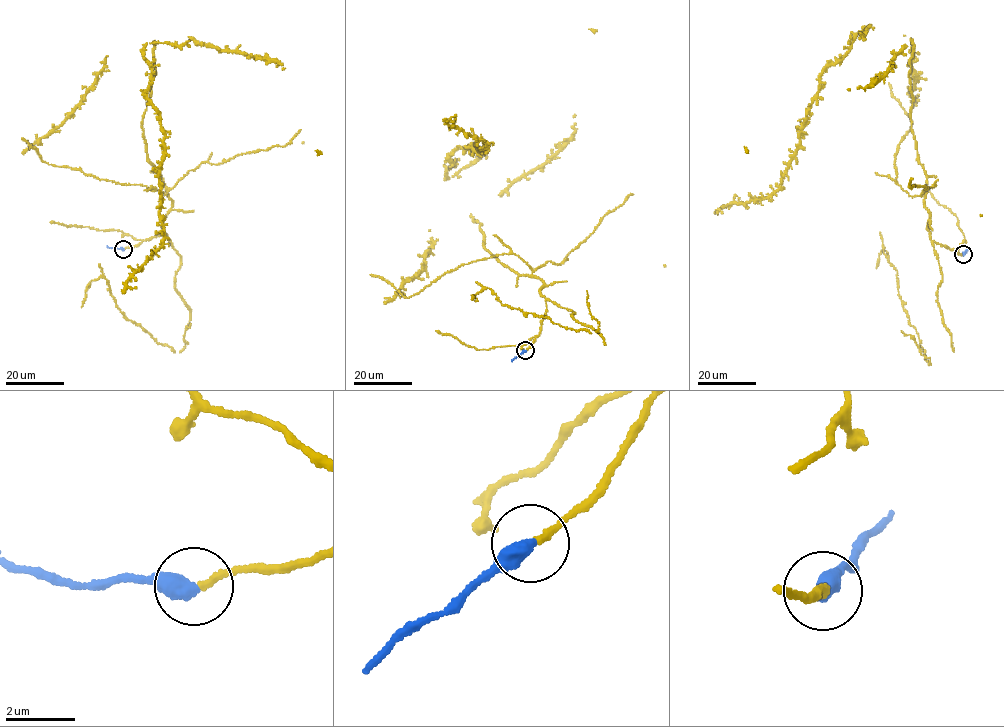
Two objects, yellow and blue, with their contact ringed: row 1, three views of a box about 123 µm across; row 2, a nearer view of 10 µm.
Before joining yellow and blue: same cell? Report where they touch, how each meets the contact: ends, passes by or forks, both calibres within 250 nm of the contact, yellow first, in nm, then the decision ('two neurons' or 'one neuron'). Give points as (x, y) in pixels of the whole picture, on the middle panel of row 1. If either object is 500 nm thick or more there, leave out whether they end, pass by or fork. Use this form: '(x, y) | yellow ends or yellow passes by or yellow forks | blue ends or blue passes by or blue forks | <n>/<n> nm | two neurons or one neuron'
(525, 350) | 200/500 nm | one neuron

